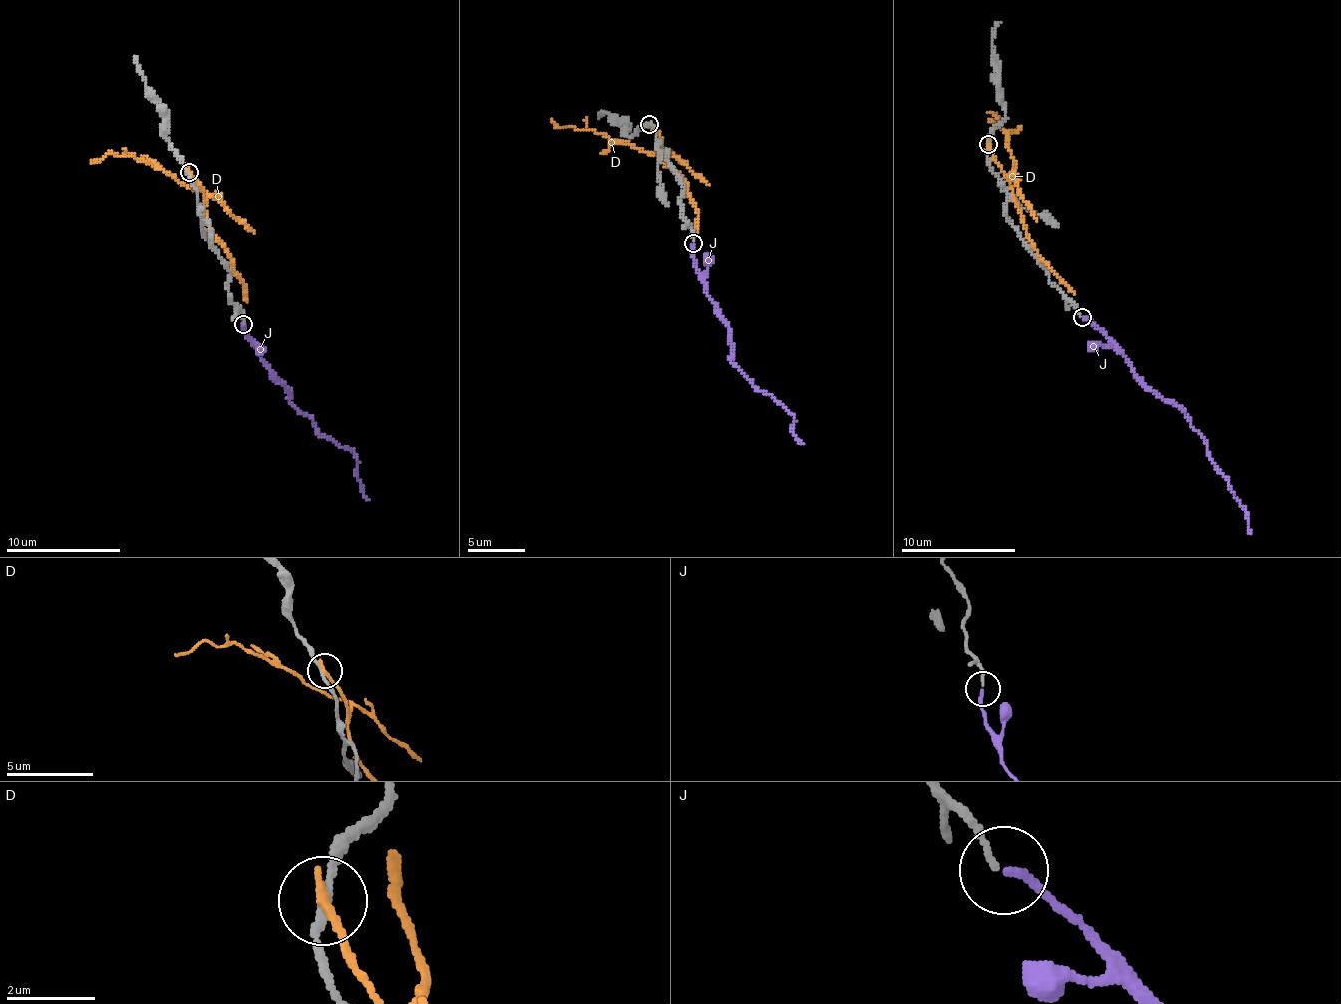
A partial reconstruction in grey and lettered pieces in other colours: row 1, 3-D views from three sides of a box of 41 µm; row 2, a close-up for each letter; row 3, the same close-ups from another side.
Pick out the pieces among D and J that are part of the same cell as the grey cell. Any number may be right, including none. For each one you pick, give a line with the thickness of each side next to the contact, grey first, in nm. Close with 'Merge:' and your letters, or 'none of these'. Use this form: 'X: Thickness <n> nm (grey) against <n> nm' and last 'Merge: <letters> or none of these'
J: Thickness 120 nm (grey) against 190 nm
Merge: J

